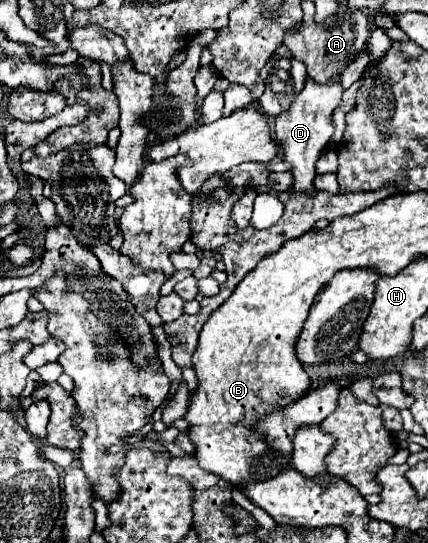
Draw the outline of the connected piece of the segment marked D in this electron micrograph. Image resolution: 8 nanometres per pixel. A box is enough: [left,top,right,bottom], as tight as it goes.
[274,76,344,192]

